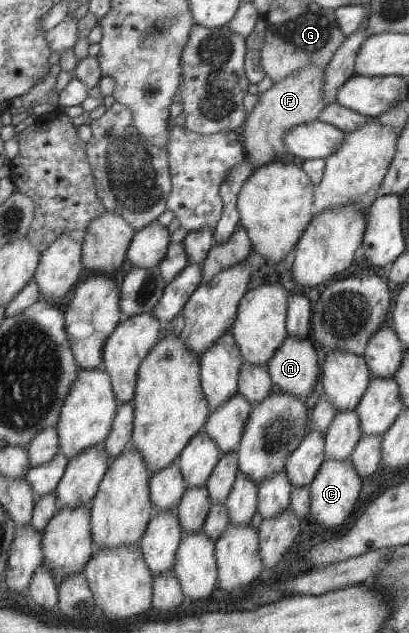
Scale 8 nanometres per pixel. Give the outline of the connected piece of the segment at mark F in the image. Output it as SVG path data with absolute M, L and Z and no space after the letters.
M306 65L293 70L279 81L273 82L266 91L257 95L257 103L245 117L245 122L239 129L245 148L246 162L252 165L252 170L268 162L287 162L292 158L284 146L283 134L296 125L316 120L324 108L323 86L324 67Z

